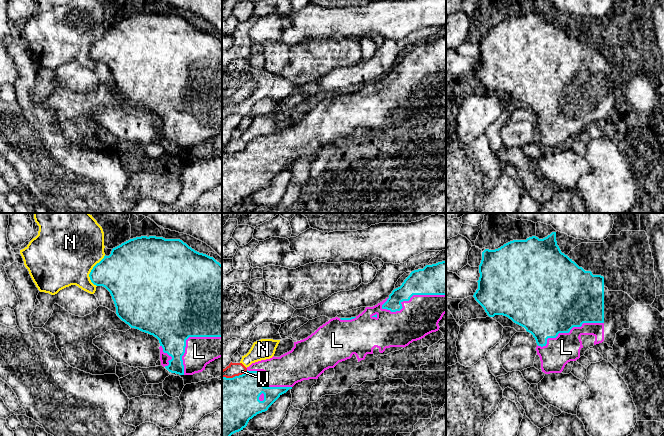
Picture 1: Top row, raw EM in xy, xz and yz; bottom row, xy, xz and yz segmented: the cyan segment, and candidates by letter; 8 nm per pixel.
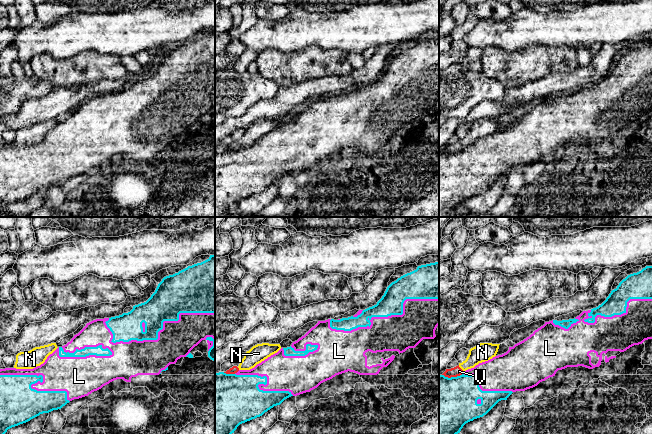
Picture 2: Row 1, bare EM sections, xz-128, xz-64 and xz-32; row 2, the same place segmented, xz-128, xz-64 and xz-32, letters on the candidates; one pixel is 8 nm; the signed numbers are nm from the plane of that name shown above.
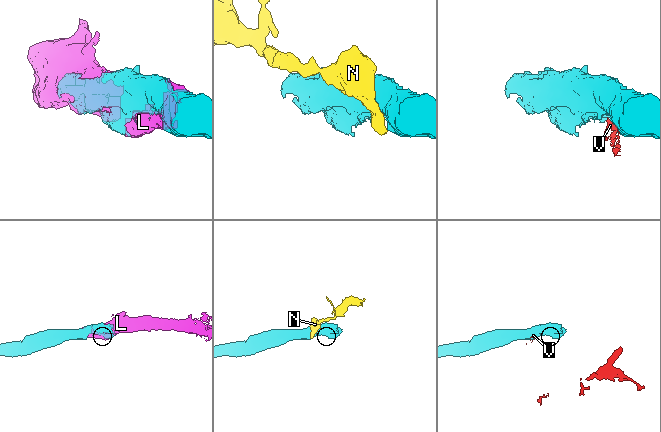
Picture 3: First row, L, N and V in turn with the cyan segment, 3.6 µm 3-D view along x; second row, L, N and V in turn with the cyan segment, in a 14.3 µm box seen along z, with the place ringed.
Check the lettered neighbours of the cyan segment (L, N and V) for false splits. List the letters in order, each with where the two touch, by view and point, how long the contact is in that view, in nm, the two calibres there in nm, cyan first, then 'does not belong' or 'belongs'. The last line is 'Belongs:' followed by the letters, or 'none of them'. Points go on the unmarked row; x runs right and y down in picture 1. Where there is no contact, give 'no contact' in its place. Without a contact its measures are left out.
L: contact xz (410, 73); length 550 nm; calibres 240 and 300 nm; belongs
N: contact xy (91, 47); length 260 nm; calibres 360 and 480 nm; does not belong
V: contact xz (235, 152); length 220 nm; calibres 440 and 110 nm; does not belong
Belongs: L

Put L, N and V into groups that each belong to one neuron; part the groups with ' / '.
L / N V

